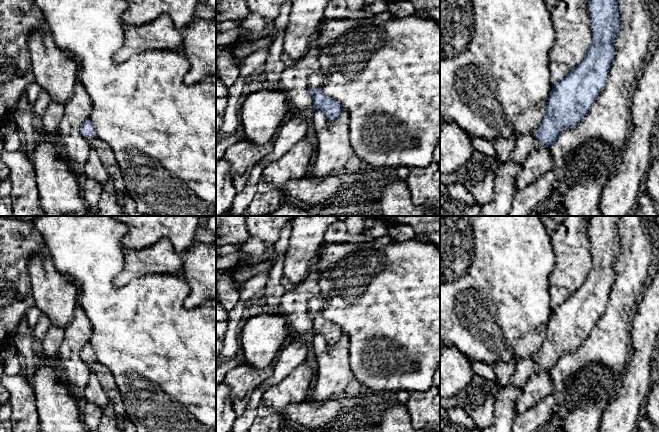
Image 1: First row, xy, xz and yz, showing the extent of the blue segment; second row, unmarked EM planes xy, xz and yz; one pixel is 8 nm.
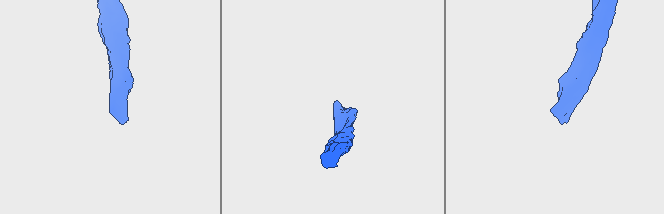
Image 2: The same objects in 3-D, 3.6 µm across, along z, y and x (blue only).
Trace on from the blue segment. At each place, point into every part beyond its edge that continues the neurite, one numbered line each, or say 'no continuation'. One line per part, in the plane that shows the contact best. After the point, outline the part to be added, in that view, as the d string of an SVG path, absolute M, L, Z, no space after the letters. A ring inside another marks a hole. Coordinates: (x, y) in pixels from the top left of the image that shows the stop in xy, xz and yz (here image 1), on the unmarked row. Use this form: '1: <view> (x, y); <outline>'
1: xz (317, 303); M320 293L317 296L311 298L307 305L309 310L317 312L322 312L326 306L324 302L324 297Z

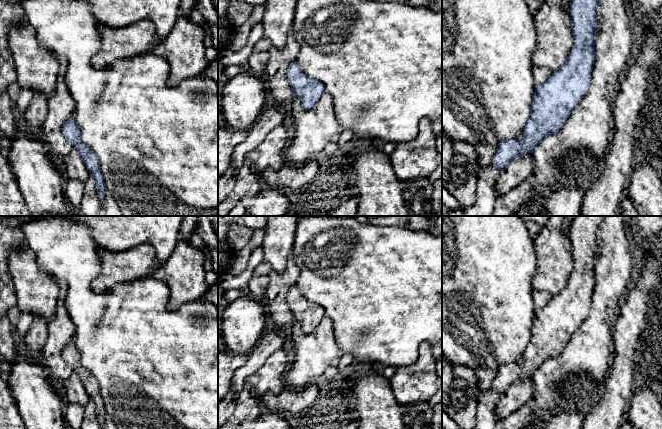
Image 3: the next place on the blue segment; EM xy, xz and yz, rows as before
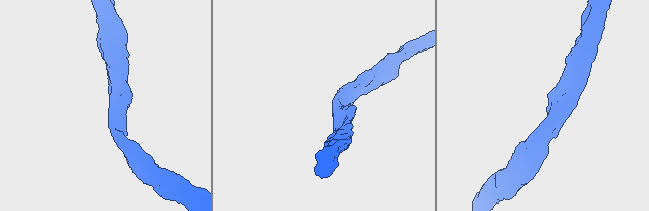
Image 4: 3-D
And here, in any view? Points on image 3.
no continuation

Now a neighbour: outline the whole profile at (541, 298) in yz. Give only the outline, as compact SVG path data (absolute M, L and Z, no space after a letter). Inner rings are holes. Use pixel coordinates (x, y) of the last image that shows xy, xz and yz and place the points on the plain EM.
M532 290L532 296L533 296L535 310L545 306L553 297L552 294L539 290Z

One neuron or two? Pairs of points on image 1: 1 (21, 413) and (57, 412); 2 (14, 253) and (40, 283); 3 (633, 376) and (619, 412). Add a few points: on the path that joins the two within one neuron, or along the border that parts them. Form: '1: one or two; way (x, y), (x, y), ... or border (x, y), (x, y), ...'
1: two; border (33, 390), (39, 421)
2: two; border (41, 249), (29, 261), (28, 274), (32, 291)
3: one; way (632, 385), (626, 403)

